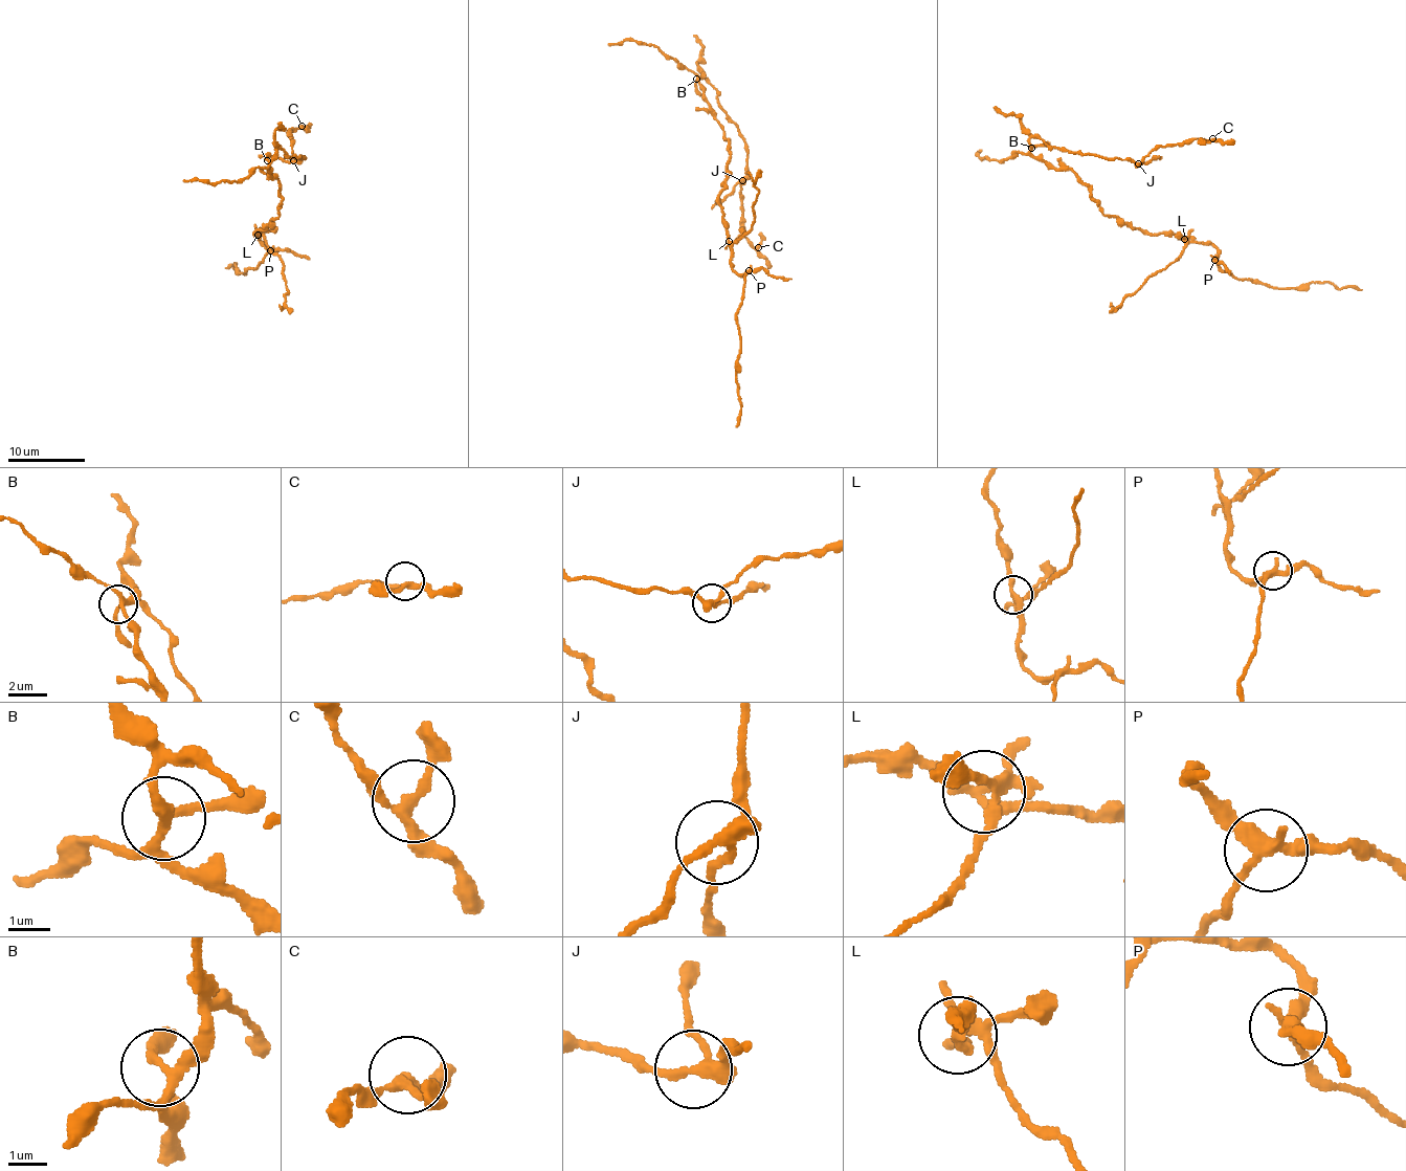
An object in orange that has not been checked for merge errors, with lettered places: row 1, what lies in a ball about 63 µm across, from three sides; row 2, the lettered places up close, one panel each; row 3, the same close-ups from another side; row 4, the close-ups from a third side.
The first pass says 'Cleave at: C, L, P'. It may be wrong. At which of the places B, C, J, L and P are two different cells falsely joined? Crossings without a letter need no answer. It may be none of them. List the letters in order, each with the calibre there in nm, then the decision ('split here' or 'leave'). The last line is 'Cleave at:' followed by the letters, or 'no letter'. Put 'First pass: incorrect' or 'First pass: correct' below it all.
B: calibre 200 nm; leave
C: calibre 220 nm; leave
J: calibre 240 nm; leave
L: calibre 280 nm; split here
P: calibre 280 nm; split here
Cleave at: L, P
First pass: incorrect

